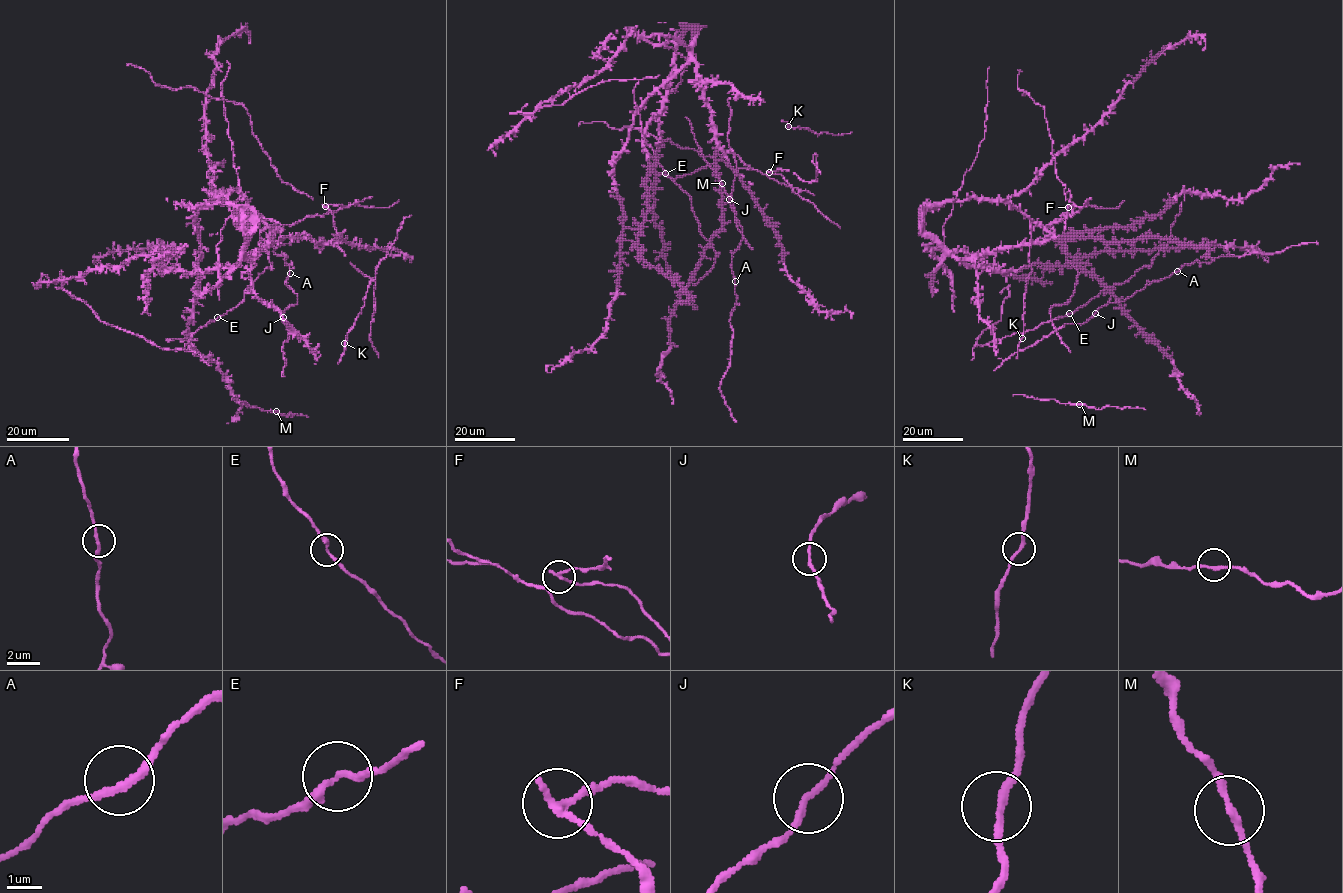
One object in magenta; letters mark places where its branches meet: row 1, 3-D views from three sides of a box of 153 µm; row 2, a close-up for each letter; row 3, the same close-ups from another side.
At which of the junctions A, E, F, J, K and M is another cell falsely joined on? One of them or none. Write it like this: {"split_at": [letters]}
{"split_at": ["F"]}

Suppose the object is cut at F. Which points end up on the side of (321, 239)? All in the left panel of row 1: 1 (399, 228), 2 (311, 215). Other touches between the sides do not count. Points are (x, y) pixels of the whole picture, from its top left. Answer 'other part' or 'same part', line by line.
1: same part
2: other part

